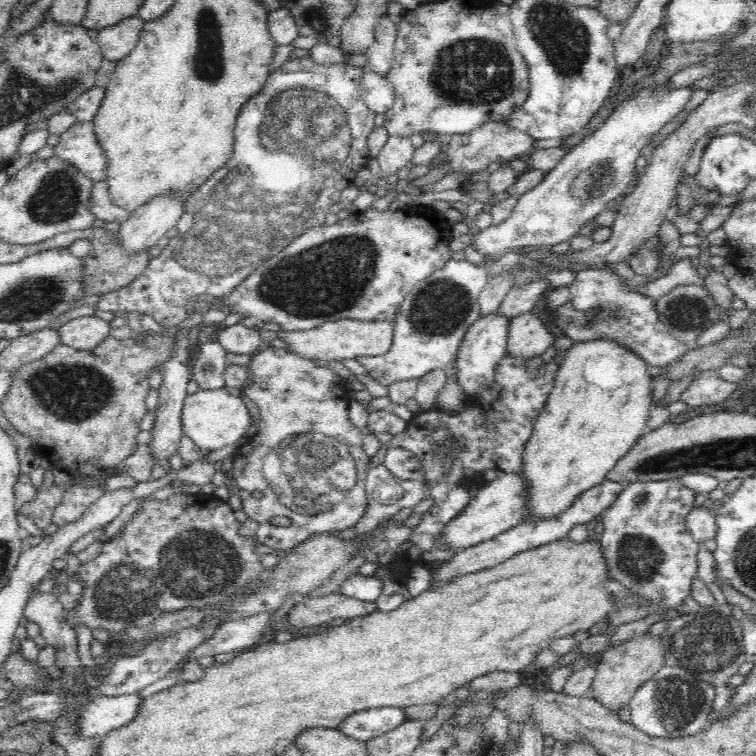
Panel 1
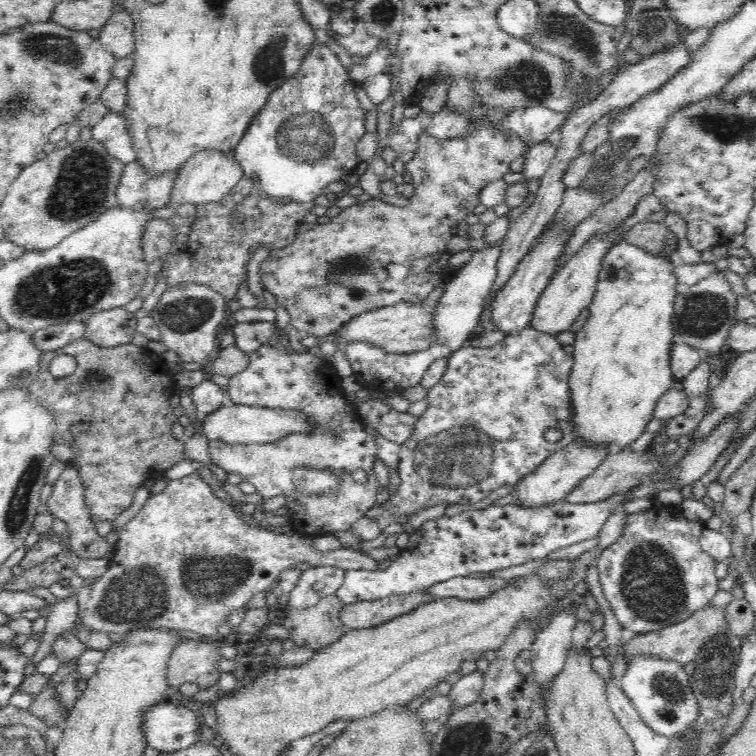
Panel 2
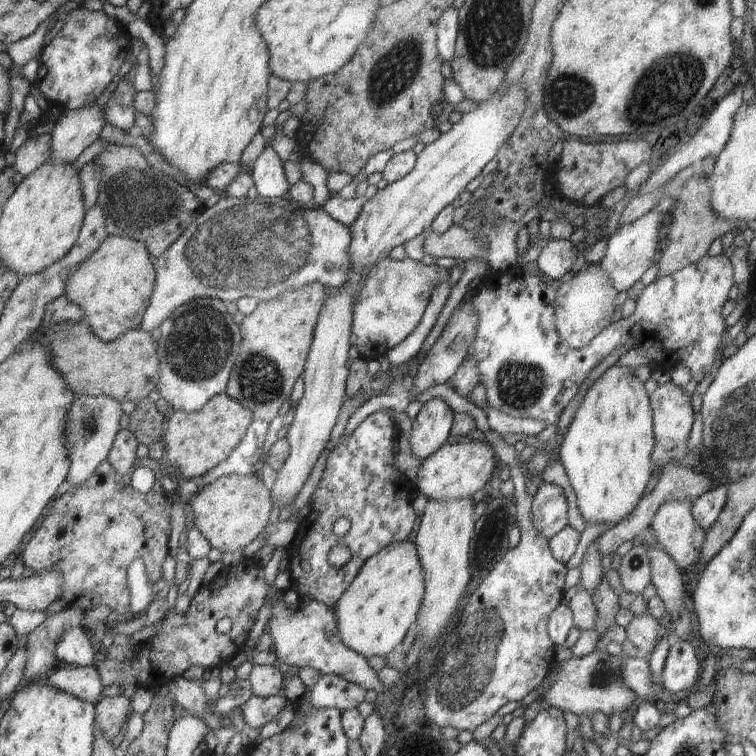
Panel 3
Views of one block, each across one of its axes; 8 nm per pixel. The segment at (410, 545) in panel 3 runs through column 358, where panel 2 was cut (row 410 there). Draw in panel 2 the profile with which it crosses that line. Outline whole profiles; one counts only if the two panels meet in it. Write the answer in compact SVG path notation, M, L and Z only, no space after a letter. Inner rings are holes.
M625 240L616 242L602 259L602 272L598 277L589 316L584 326L575 332L570 389L571 425L575 440L589 444L605 444L610 452L626 449L646 431L658 400L670 390L676 378L670 364L670 353L675 338L672 328L673 302L683 287L677 284L672 272L678 260L650 254L640 246Z

